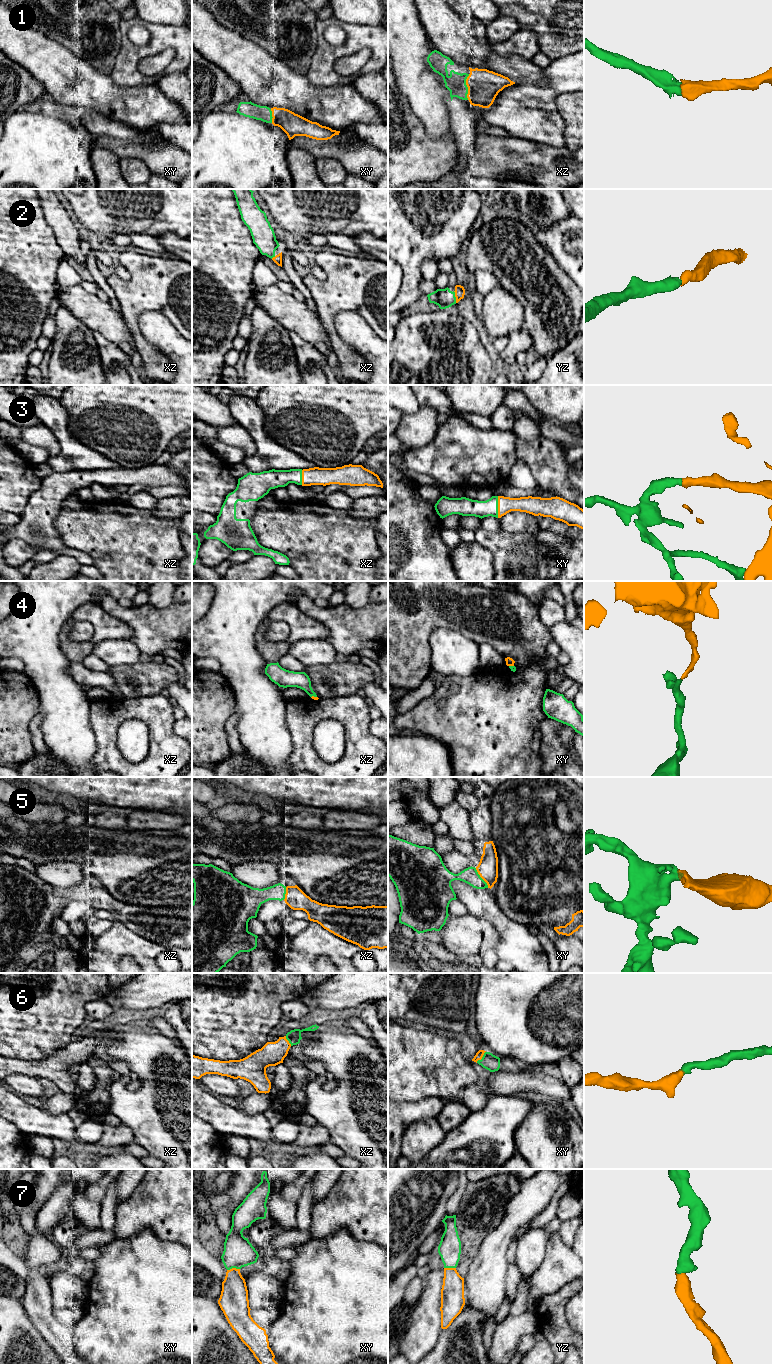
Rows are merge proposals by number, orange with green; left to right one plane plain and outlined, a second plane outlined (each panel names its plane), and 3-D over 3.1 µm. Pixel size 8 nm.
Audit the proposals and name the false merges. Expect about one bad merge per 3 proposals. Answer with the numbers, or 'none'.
4

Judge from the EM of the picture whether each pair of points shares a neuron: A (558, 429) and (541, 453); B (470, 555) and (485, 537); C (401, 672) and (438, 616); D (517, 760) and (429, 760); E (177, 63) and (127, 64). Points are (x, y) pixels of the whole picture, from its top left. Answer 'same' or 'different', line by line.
A: different
B: different
C: same
D: different
E: same

